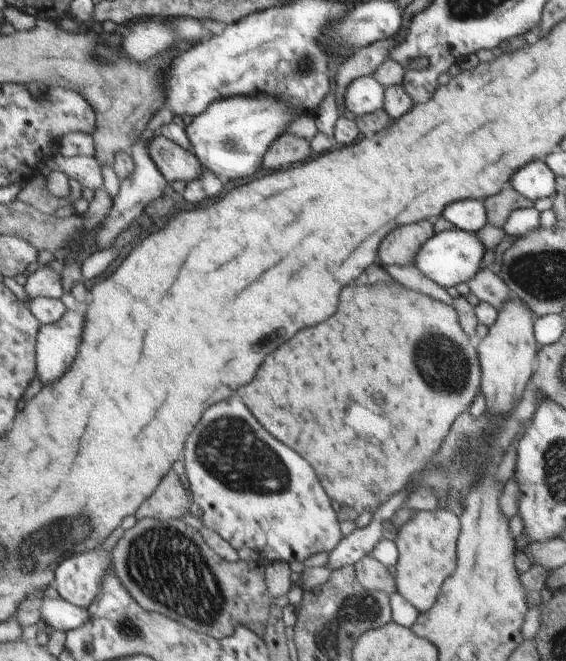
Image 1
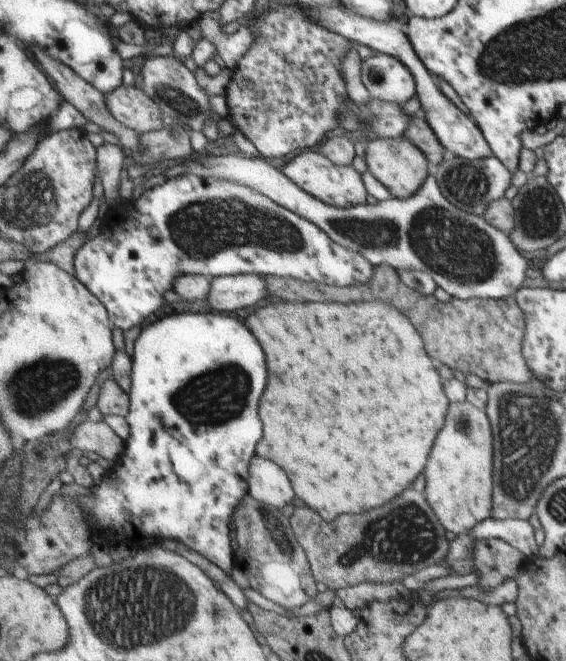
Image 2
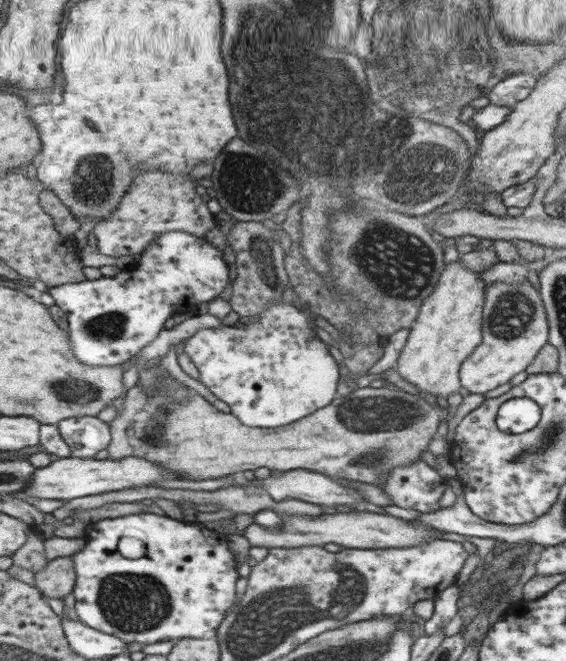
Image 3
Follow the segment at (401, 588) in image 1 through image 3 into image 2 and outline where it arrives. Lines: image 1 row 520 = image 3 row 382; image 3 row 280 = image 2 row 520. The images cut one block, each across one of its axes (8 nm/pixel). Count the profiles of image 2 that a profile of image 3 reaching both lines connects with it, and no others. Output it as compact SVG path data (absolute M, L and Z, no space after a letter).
M468 401L450 403L450 414L438 444L434 460L426 464L426 501L446 531L464 534L482 520L494 516L494 436L488 412Z

